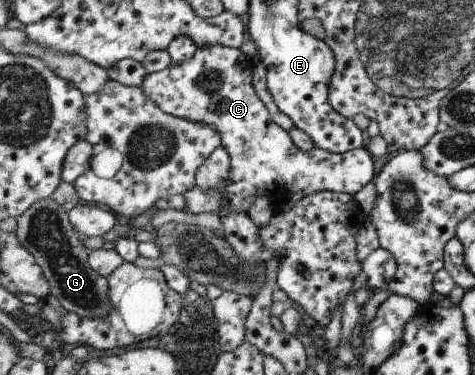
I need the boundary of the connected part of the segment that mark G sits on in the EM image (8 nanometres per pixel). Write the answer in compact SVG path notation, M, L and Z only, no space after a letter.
M49 198L37 201L17 219L16 233L21 243L40 262L52 287L52 295L69 312L73 311L89 319L107 319L115 311L110 300L109 280L90 265L90 252L83 247L80 235L71 223L69 212L60 203Z

